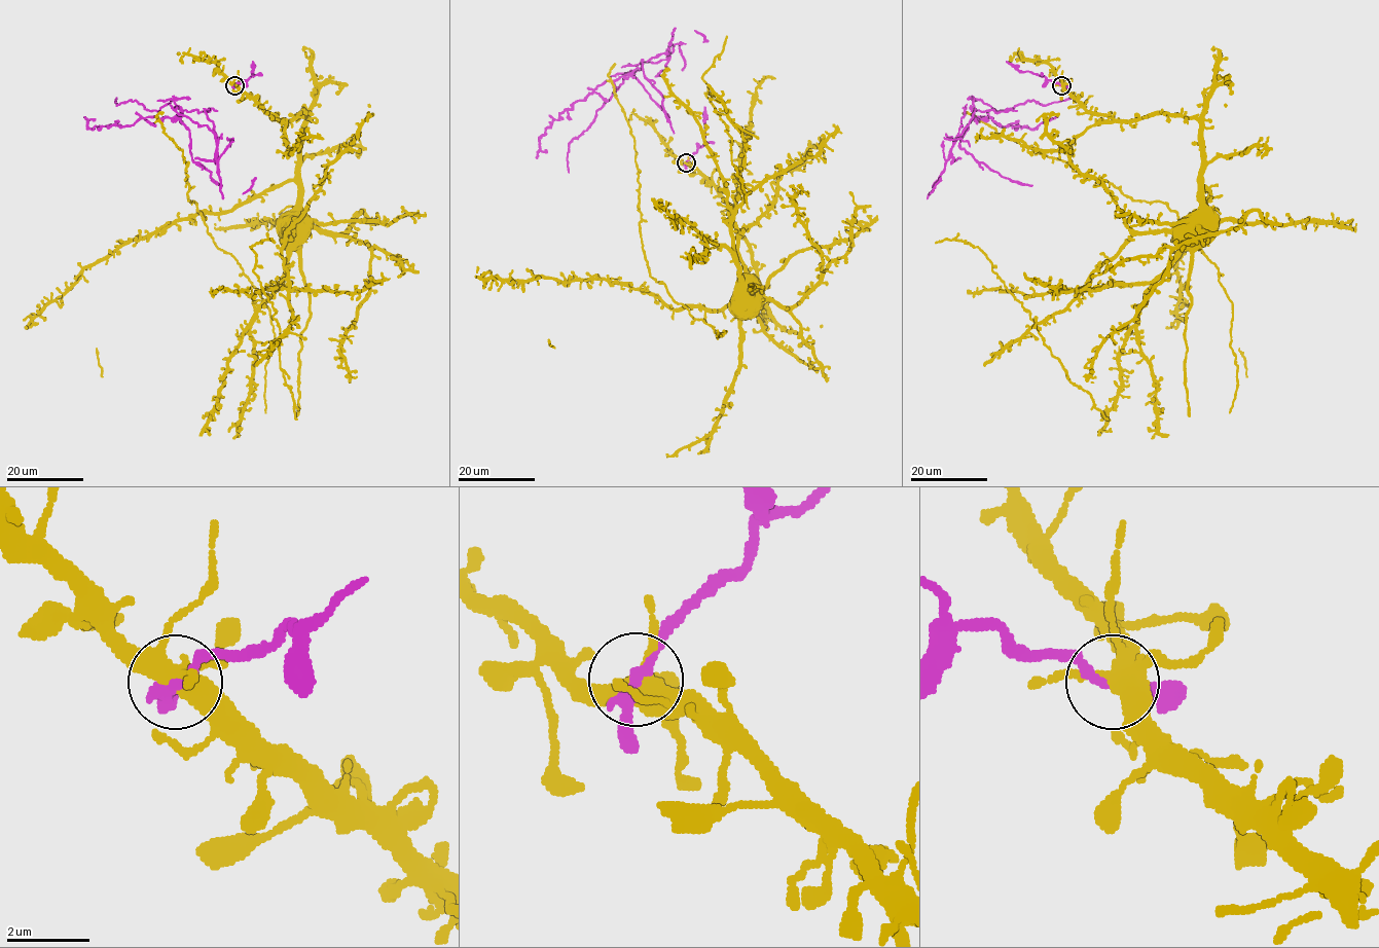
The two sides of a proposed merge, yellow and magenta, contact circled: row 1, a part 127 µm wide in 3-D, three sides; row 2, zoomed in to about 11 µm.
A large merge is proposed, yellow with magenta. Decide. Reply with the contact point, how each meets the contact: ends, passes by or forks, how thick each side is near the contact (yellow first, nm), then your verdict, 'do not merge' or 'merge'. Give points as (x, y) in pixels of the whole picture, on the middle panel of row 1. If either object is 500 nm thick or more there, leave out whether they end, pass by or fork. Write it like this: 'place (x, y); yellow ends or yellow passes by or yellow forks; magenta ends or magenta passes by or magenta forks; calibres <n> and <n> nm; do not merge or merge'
place (686, 162); yellow forks; magenta passes by; calibres 460 and 260 nm; do not merge

